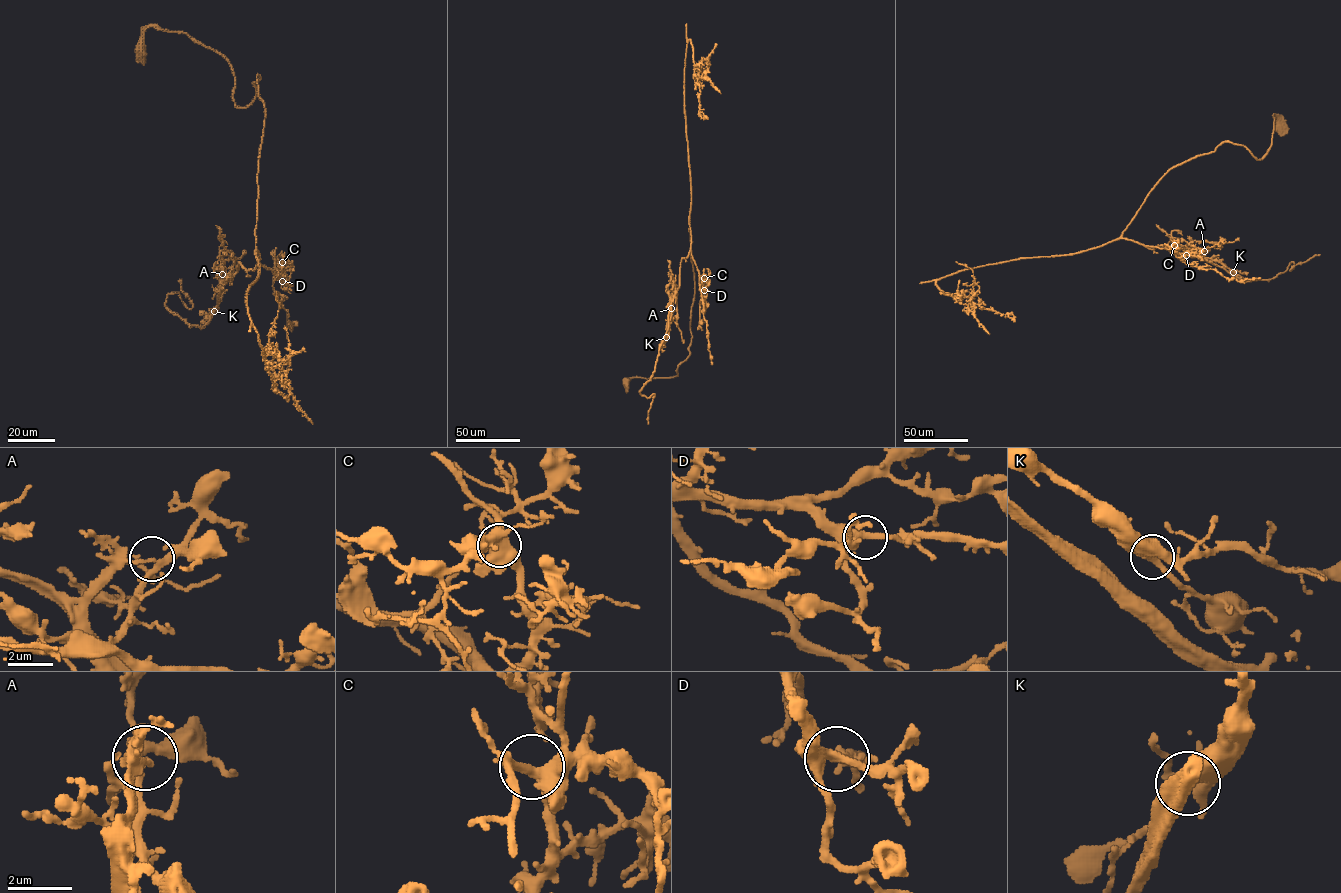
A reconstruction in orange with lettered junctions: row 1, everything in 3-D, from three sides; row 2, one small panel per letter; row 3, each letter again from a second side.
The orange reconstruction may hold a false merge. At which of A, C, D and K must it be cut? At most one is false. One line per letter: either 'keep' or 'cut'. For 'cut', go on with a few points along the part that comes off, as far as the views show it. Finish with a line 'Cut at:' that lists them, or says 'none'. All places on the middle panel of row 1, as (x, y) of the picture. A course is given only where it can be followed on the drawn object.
A: cut | (670, 308), (669, 329), (658, 353), (655, 371), (639, 392), (647, 398), (654, 394), (648, 424)
C: keep
D: keep
K: keep
Cut at: A

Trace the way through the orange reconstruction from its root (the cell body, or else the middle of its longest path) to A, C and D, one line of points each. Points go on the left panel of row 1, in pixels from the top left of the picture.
A: (142, 51), (151, 26), (186, 32), (227, 61), (240, 107), (260, 76), (258, 263), (222, 273)
C: (142, 51), (151, 26), (186, 32), (227, 61), (240, 107), (260, 76), (256, 248), (279, 276), (282, 262)
D: (142, 51), (151, 26), (186, 32), (227, 61), (240, 107), (253, 100), (260, 76), (256, 248), (282, 281)

